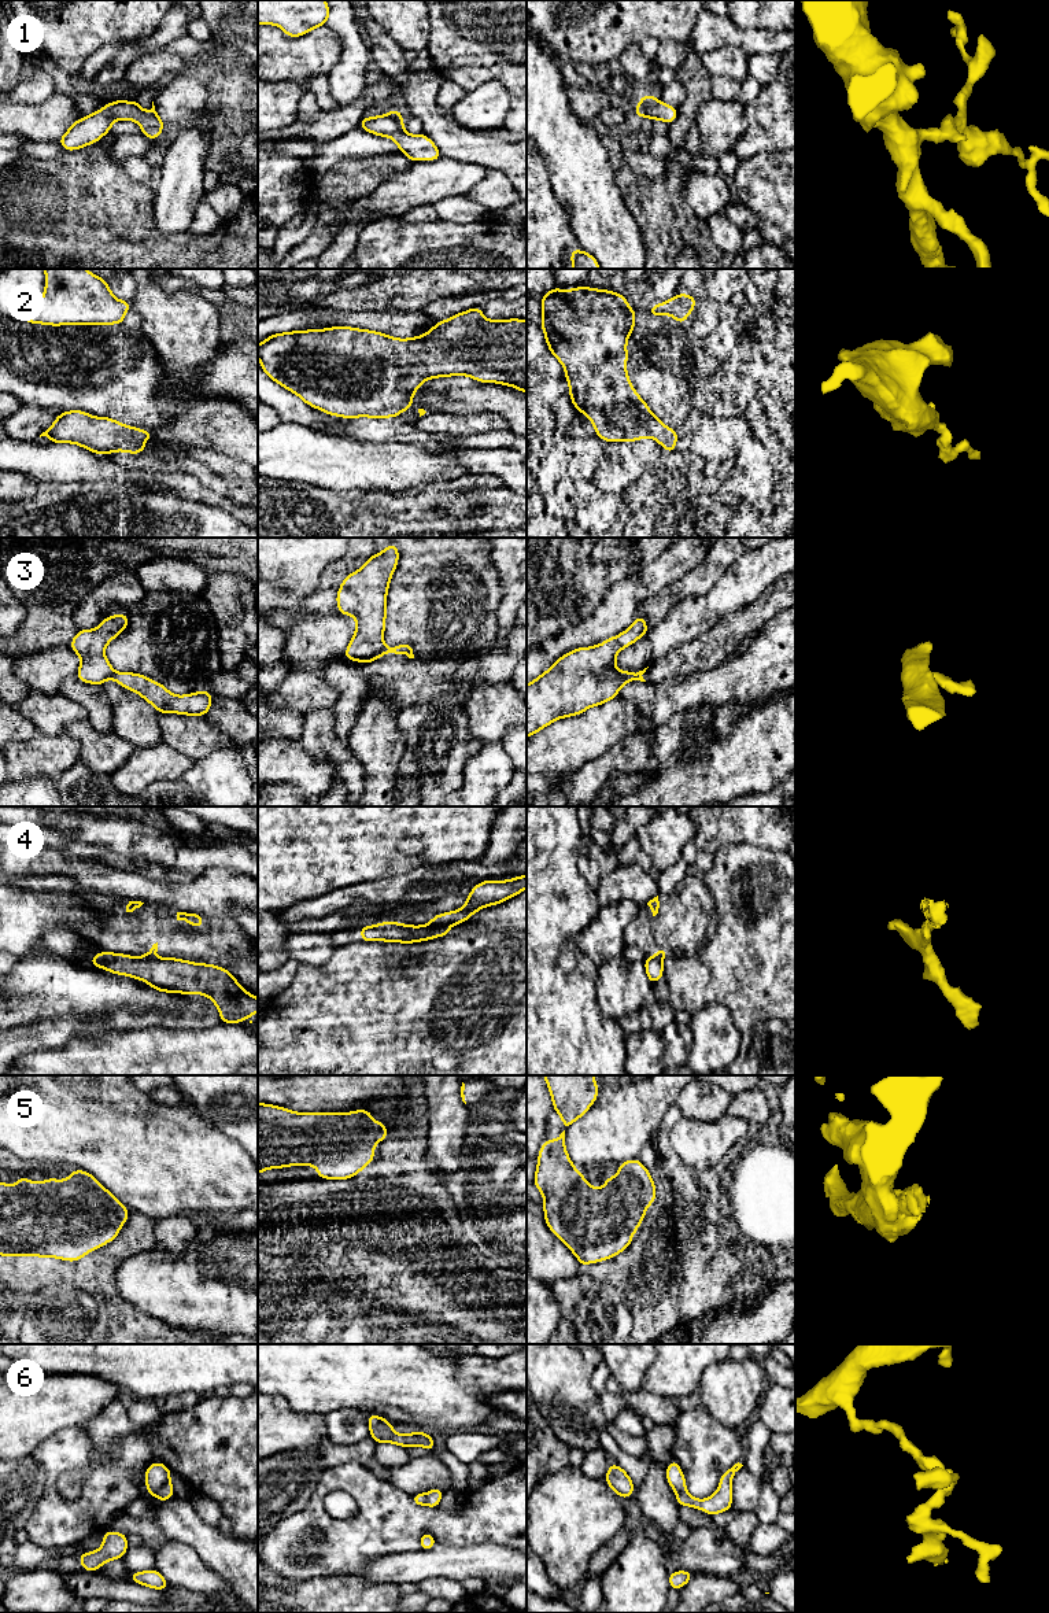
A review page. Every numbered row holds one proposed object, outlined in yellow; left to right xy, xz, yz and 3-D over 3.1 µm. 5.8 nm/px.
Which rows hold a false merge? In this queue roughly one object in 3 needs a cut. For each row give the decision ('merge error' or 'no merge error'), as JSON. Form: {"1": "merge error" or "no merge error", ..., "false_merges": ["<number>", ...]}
{"1": "no merge error", "2": "no merge error", "3": "merge error", "4": "merge error", "5": "no merge error", "6": "merge error", "false_merges": ["3", "4", "6"]}

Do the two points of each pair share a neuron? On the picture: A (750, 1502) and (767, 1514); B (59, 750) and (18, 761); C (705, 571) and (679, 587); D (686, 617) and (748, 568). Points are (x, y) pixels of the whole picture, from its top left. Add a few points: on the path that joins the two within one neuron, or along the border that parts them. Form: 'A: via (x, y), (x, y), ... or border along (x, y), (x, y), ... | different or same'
A: border along (753, 1475), (761, 1484), (760, 1503), (754, 1510) | different
B: via (50, 756), (28, 759) | same
C: via (698, 578), (686, 587) | same
D: via (701, 613), (734, 583) | same

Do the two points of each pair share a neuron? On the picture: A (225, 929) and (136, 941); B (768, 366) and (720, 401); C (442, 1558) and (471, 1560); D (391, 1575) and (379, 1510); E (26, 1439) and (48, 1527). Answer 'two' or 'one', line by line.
A: one
B: one
C: one
D: two
E: two

